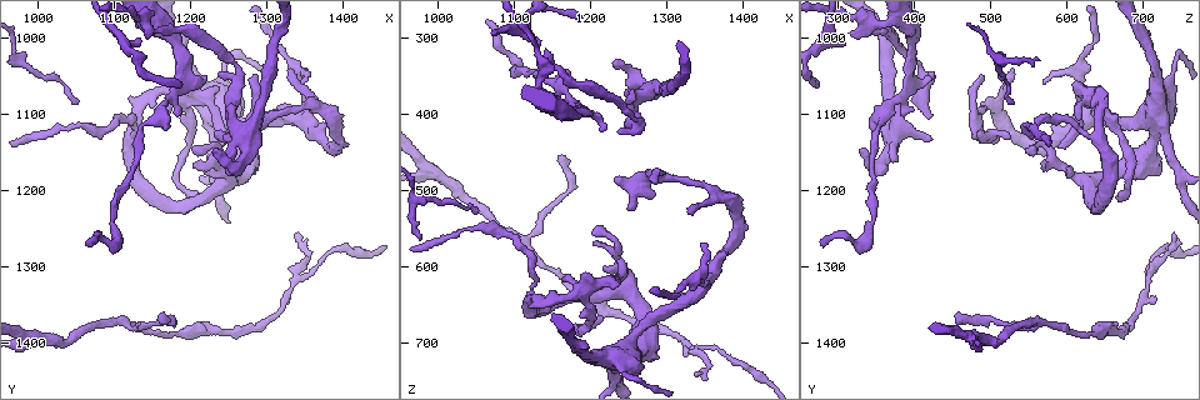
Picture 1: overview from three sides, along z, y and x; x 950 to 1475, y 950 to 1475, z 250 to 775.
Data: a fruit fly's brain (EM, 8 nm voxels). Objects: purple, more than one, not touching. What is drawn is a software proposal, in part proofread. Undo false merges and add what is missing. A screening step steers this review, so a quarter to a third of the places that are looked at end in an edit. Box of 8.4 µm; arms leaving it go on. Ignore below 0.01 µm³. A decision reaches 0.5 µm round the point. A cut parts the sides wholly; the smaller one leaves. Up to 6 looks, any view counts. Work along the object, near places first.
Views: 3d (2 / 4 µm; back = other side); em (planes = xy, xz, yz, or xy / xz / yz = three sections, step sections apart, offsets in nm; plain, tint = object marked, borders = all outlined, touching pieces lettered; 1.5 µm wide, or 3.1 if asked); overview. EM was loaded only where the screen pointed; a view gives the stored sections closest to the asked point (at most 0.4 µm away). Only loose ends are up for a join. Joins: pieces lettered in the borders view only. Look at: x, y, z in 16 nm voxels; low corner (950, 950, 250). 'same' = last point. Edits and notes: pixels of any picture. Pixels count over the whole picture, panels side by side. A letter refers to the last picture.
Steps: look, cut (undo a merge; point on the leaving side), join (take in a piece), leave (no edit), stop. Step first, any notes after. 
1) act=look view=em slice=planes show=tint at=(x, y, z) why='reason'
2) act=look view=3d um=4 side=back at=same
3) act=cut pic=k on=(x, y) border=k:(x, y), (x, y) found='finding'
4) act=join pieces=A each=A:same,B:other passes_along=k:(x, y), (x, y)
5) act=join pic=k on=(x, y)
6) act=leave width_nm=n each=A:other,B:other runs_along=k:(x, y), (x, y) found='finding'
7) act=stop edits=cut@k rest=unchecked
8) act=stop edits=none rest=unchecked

act=look view=em slice=xy step=4 show=tint at=(1050, 1085, 525) why='free end'

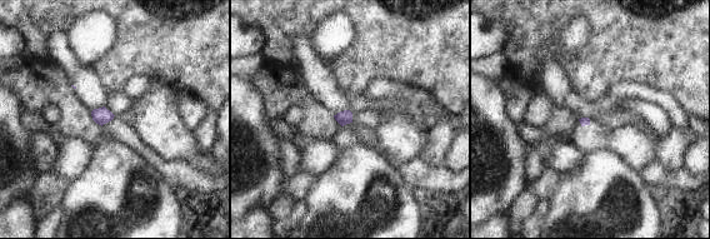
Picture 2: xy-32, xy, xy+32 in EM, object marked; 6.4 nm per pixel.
act=look view=em slice=xz step=4 show=borders at=same why='another direction'

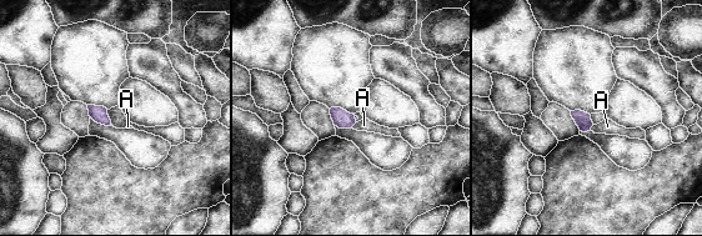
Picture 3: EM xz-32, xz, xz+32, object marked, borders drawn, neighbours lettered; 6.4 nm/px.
act=join pieces=A width_nm=100 each=A:same passes_along=3:(341, 119), (354, 124), (364, 125) found='the cell continues'

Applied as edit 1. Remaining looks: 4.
act=look view=overview why='redraw'

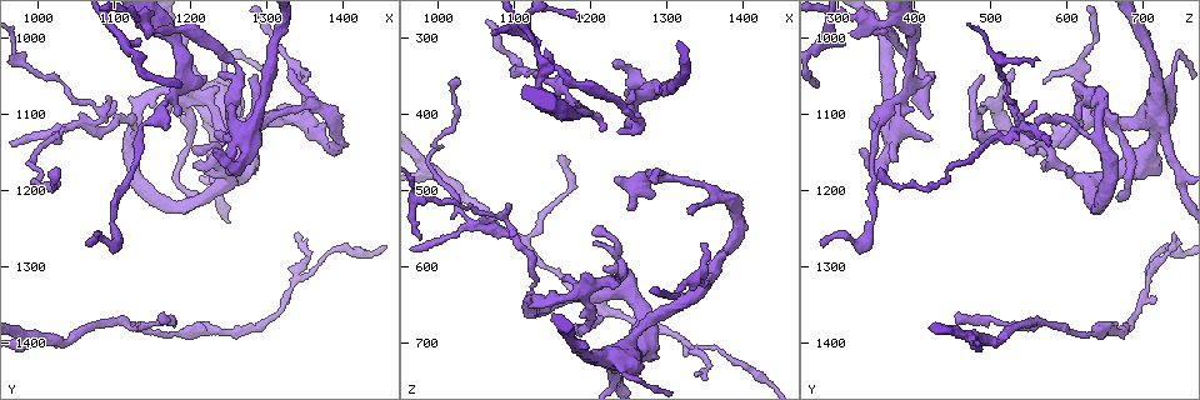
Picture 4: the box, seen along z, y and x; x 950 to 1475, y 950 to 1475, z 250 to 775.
act=look view=3d um=2 at=(1340, 1255, 740) why='thin end'

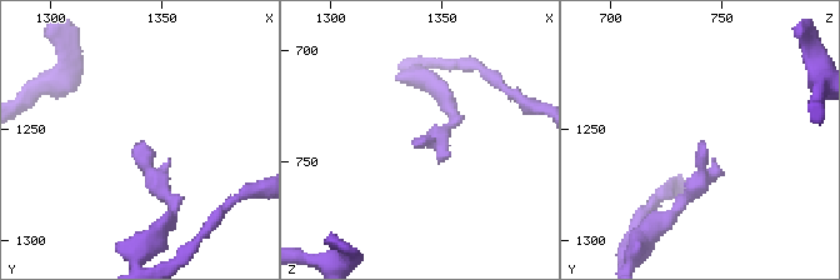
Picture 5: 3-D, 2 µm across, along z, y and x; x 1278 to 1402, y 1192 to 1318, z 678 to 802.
act=look view=em slice=planes show=borders at=(1338, 1257, 745) why='need the tissue'

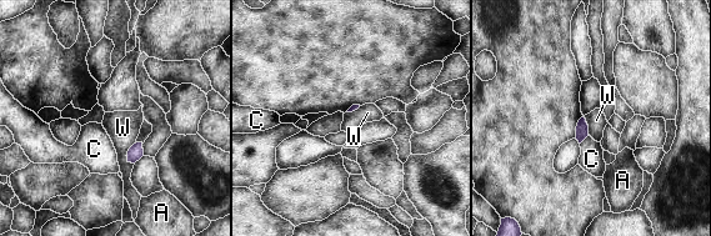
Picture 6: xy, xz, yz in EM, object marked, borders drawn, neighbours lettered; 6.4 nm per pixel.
act=leave each=A:other,C:other,W:other found='no lettered piece goes on from it'

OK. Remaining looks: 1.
act=stop edits=join@3 rest=unchecked

